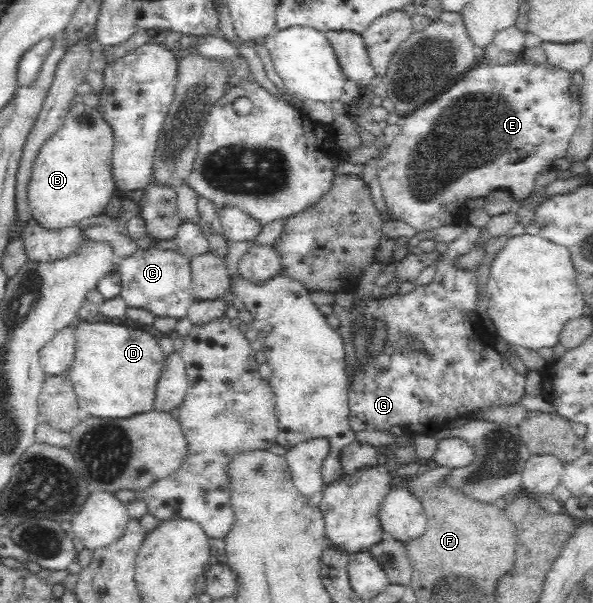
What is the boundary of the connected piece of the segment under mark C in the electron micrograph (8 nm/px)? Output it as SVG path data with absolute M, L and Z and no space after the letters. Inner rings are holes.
M135 249L125 258L119 258L117 263L117 275L121 280L120 295L127 307L141 307L151 311L157 317L175 317L183 319L187 315L189 306L196 299L191 287L191 263L190 259L175 250Z

